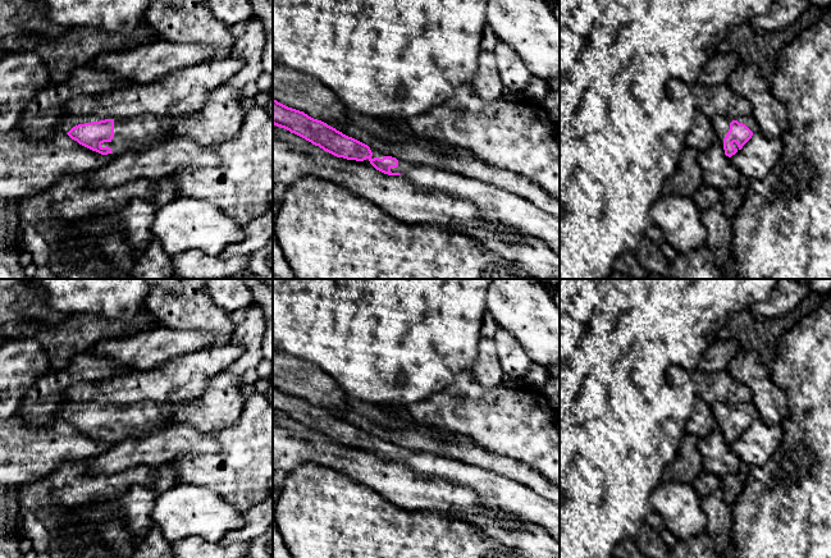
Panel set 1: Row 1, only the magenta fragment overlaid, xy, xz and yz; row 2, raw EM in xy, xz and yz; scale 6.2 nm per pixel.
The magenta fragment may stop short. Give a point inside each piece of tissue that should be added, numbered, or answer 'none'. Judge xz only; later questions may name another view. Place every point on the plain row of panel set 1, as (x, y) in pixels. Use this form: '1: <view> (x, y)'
1: xz (493, 490)

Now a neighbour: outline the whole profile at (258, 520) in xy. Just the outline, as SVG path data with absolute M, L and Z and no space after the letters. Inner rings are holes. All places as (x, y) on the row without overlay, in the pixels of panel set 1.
M273 493L255 508L245 512L245 525L229 531L220 541L222 545L247 543L262 535L273 525Z

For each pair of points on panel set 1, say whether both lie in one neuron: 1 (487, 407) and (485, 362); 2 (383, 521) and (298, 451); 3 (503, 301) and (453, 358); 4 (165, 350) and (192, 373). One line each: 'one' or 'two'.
1: two
2: two
3: two
4: two

